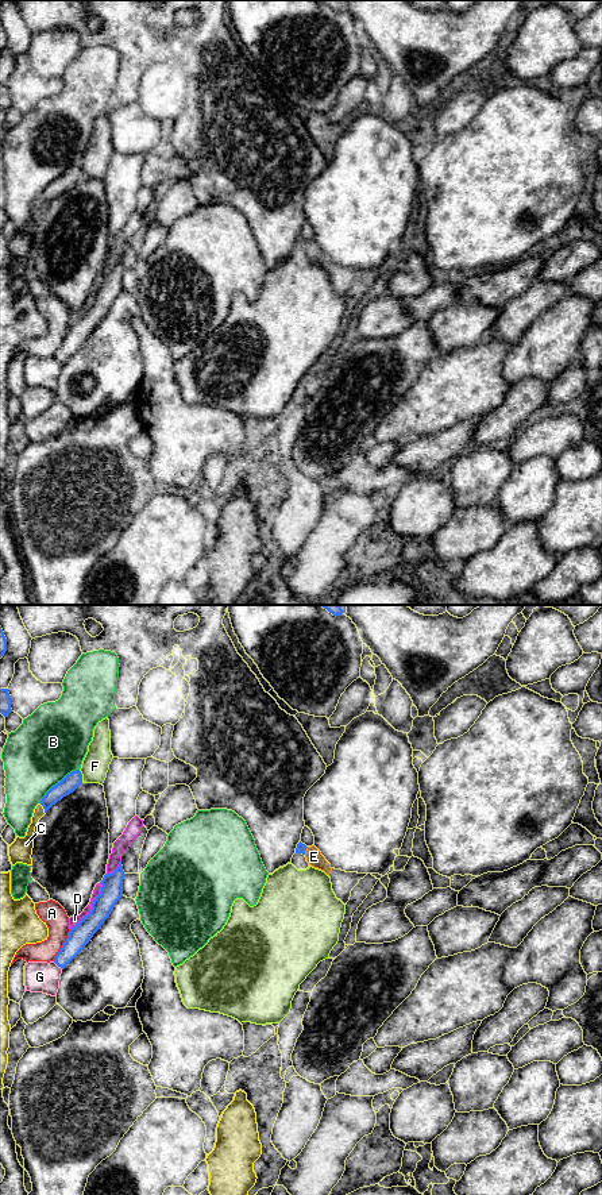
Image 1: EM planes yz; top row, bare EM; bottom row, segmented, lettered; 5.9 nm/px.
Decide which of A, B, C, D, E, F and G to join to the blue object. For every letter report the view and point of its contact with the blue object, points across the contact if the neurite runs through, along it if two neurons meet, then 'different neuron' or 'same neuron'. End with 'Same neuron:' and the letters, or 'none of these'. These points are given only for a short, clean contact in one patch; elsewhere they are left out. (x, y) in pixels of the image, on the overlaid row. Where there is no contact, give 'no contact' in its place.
A: yz (62, 945) | different neuron
B: yz (58, 782) | different neuron
C: yz (43, 808) | different neuron
D: yz (92, 906) | different neuron
E: yz (305, 850) | across yz (301, 848), (305, 850), (313, 856) | same neuron
F: yz (81, 777) | different neuron
G: yz (58, 966) | different neuron
Same neuron: E

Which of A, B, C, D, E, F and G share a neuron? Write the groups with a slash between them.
A / B / C / D / E / F / G

